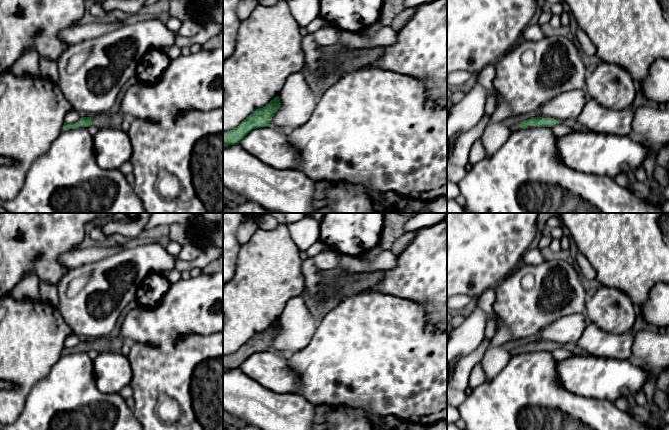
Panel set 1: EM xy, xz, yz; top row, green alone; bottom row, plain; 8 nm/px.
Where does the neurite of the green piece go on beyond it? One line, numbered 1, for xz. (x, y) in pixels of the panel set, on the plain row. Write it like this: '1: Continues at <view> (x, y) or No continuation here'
1: No continuation here

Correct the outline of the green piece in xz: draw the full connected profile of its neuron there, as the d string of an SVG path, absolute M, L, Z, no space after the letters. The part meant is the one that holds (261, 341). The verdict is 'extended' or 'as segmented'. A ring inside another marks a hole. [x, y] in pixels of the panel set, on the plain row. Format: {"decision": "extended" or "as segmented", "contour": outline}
{"decision": "as segmented", "contour": "M276 320L266 330L256 333L237 351L223 357L223 371L236 369L253 353L267 351L271 343L280 332L280 322Z"}

